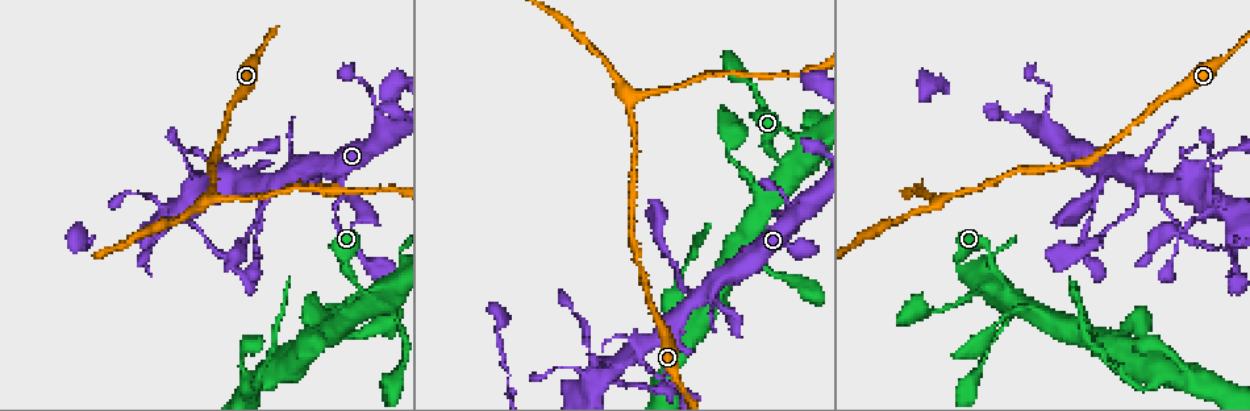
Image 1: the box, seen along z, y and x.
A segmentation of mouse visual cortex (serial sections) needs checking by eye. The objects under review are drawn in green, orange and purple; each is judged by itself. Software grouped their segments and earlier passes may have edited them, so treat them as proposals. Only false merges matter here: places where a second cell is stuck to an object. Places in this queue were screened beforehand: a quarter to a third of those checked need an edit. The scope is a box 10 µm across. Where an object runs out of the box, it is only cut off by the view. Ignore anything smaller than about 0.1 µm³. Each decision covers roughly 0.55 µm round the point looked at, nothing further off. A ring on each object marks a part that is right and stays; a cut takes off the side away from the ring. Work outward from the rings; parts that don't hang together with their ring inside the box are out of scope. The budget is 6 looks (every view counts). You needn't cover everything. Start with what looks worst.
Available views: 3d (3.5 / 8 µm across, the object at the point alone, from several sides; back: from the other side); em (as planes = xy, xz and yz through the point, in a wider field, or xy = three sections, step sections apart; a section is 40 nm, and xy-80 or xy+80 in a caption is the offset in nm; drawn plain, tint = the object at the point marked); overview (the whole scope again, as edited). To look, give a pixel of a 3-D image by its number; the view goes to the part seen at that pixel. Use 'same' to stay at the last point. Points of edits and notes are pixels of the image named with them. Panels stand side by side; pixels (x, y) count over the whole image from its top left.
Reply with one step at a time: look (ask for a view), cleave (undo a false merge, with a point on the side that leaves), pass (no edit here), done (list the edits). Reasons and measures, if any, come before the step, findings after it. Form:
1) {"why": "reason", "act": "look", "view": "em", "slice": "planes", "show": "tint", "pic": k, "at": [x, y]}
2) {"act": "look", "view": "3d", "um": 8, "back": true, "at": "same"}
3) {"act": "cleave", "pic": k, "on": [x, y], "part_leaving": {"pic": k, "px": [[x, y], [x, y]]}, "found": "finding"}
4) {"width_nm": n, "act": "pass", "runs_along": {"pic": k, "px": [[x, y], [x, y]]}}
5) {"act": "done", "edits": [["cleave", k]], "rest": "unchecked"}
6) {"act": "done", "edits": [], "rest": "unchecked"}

{"why": "sharp bend", "act": "look", "view": "3d", "um": 3.5, "back": true, "pic": 1, "at": [212, 196]}

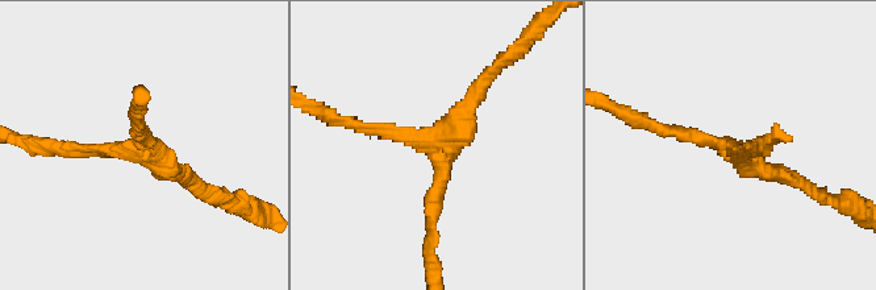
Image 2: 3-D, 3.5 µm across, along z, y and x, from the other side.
{"arms": 3, "arm_widths_nm": [150, 150, 200], "act": "look", "view": "em", "slice": "xy", "step": 2, "show": "tint", "pic": 2, "at": [442, 152]}

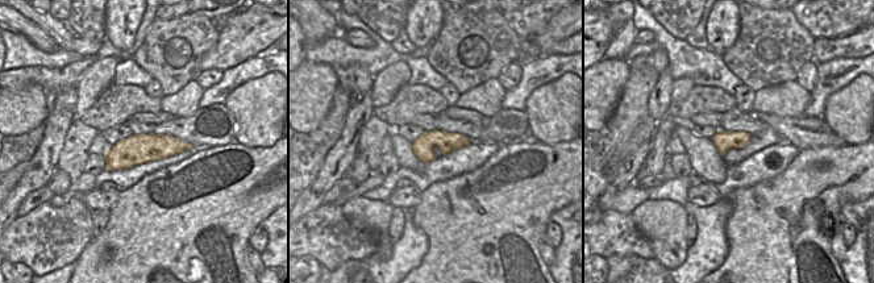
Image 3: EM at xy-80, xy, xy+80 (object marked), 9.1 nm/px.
{"act": "pass", "runs_along": {"pic": 3, "px": [[187, 146], [137, 149], [109, 166]]}, "found": "all the same cell"}

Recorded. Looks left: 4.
{"why": "small branch off a trunk", "act": "look", "view": "3d", "um": 3.5, "pic": 1, "at": [367, 296]}

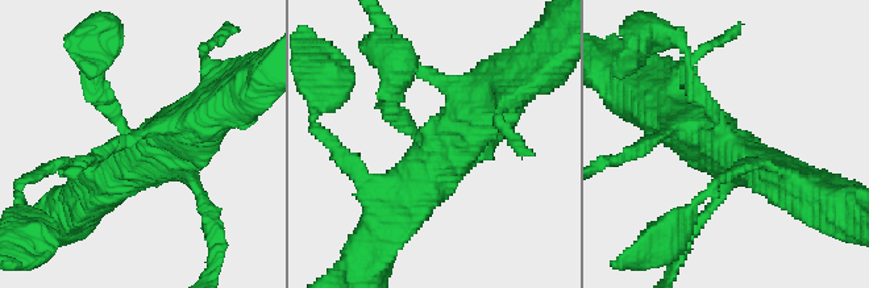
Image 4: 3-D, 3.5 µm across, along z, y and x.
{"act": "look", "view": "em", "slice": "xy", "step": 1, "show": "tint", "pic": 4, "at": [437, 139]}

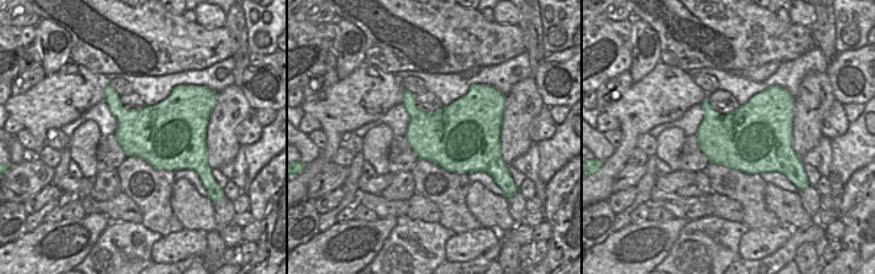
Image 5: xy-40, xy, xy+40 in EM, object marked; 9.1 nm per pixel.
{"act": "pass", "runs_along": {"pic": 4, "px": [[691, 82], [732, 154], [790, 183]]}, "found": "all the same cell"}

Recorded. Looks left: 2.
{"why": "sudden change in width", "act": "look", "view": "em", "slice": "xy", "step": 5, "show": "tint", "pic": 1, "at": [696, 300]}

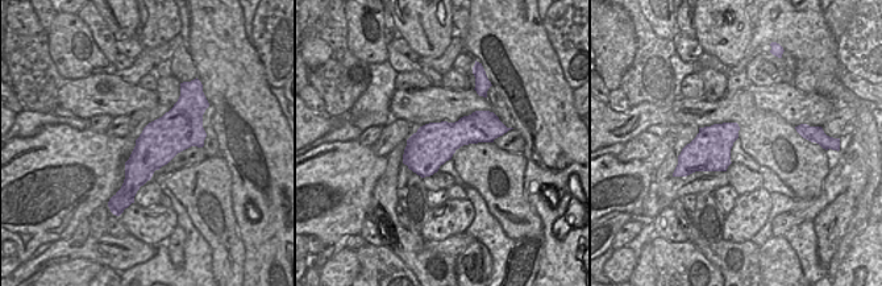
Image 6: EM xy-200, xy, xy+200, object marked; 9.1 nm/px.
{"why": "wider look", "act": "look", "view": "3d", "um": 3.5, "at": "same"}

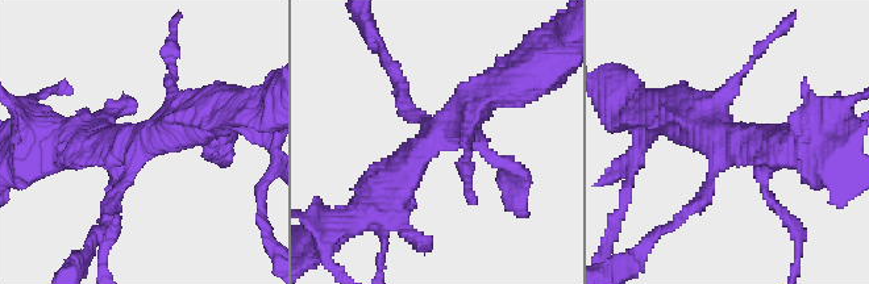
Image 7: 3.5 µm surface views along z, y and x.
{"act": "pass", "runs_along": {"pic": 7, "px": [[504, 86], [456, 118], [375, 196]]}, "found": "continuous, no second cell"}

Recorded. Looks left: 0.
{"act": "done", "edits": [], "rest": "unchecked"}

